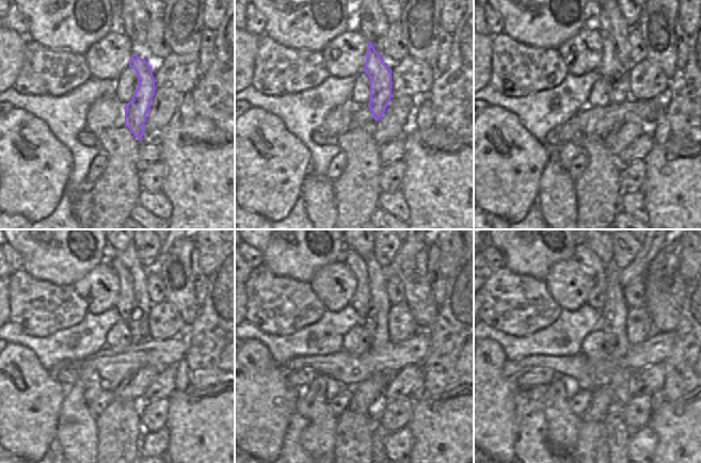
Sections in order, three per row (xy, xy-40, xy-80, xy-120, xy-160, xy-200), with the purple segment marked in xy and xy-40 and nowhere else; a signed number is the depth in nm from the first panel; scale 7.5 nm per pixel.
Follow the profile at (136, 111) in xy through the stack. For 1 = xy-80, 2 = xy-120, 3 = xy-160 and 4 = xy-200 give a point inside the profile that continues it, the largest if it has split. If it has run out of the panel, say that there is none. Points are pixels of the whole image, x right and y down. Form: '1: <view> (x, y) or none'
1: xy-80 (609, 68)
2: xy-120 (126, 305)
3: xy-160 (361, 301)
4: xy-200 (598, 297)

